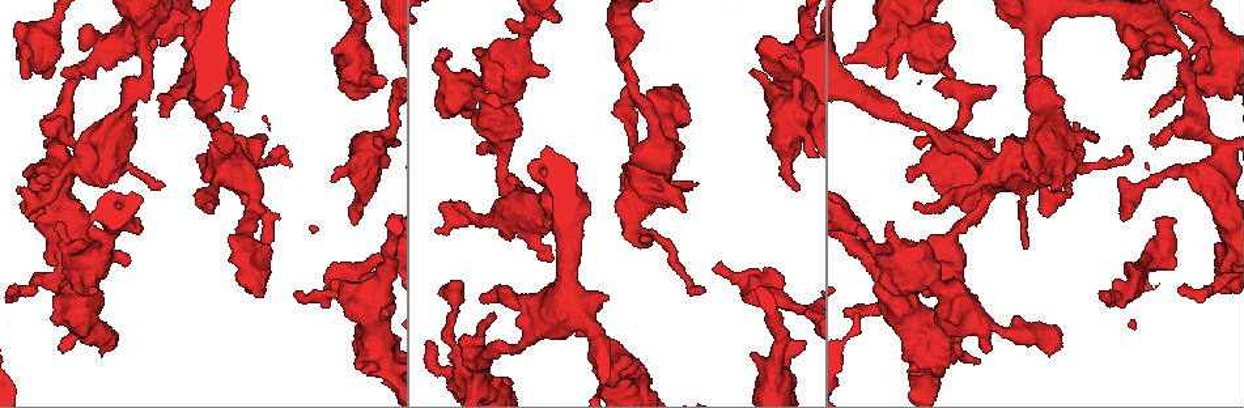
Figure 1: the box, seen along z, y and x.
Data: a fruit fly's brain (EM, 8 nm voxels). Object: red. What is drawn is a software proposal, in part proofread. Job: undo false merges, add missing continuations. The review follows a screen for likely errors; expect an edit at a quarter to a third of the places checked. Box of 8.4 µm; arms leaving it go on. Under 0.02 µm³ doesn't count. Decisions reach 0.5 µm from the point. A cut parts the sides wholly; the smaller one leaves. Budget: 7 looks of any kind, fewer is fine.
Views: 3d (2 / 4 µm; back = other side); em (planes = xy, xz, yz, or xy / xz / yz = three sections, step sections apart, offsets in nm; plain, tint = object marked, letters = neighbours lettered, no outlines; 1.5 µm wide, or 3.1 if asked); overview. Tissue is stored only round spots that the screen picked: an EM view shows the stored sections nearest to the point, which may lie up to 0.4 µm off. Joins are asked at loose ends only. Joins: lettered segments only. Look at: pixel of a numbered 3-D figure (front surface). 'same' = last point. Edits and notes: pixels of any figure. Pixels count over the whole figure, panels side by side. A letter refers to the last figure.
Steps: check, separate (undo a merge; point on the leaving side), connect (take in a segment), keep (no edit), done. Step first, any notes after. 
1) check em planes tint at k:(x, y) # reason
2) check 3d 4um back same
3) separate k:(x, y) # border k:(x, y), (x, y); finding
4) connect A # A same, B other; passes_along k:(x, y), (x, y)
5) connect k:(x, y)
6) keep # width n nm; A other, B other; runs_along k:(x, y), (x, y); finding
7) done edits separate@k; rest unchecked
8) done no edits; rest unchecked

check 3d 4um back at 1:(672, 195) # thick turns thin

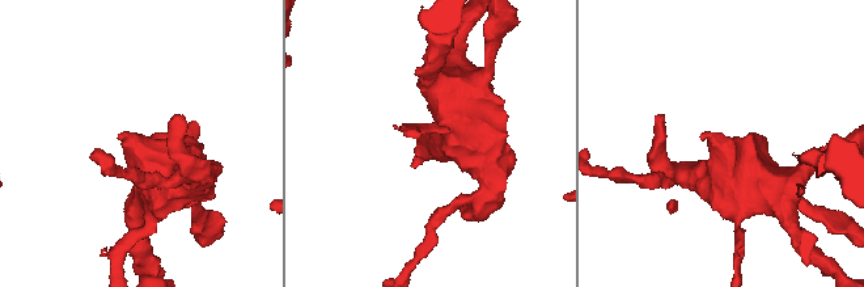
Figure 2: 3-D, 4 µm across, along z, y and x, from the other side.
check em xz step 8 letters at 2:(722, 148)

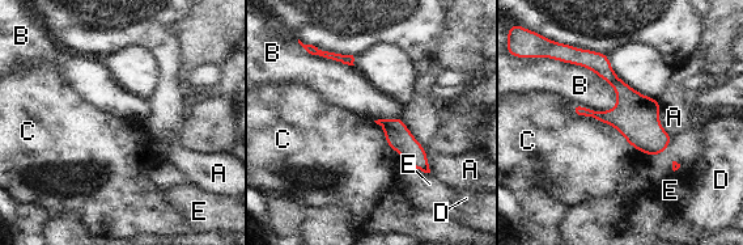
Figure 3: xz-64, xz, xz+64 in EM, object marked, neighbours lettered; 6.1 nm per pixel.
keep # longest_contact C 600 nm; A other, B other, C other, D other, E other; runs_along 3:(585, 58), (622, 88), (661, 148); one neuron here

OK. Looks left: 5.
check em planes letters at 1:(1108, 293) # free end

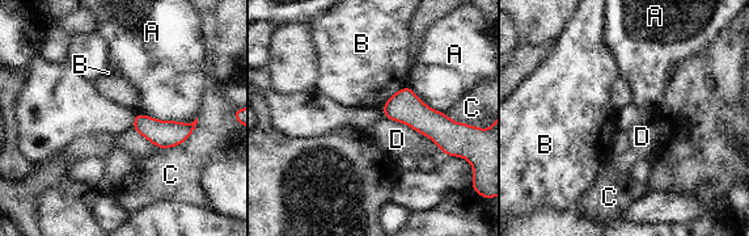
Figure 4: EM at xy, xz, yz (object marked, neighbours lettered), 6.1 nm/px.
keep # A other, B other, C other, D other; runs_along 4:(385, 109), (468, 133); no lettered segment goes on from it

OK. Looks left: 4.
check em xy step 8 tint at 1:(358, 72) # sudden change in width

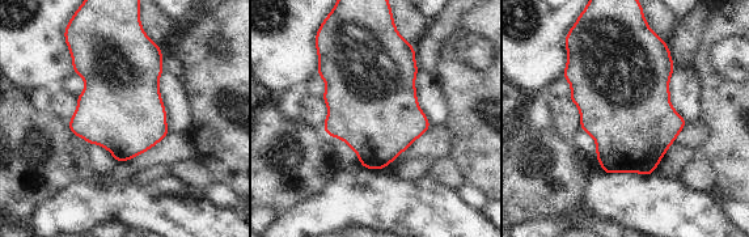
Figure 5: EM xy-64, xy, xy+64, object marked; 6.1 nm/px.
check em planes letters same # cut it another way

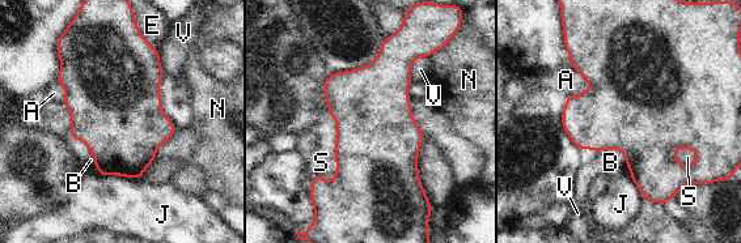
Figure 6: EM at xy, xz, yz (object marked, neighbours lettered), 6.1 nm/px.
keep # A other, B other, E other, J other, N other, S other, V other; one neuron here

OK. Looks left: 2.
done no edits; rest unchecked

